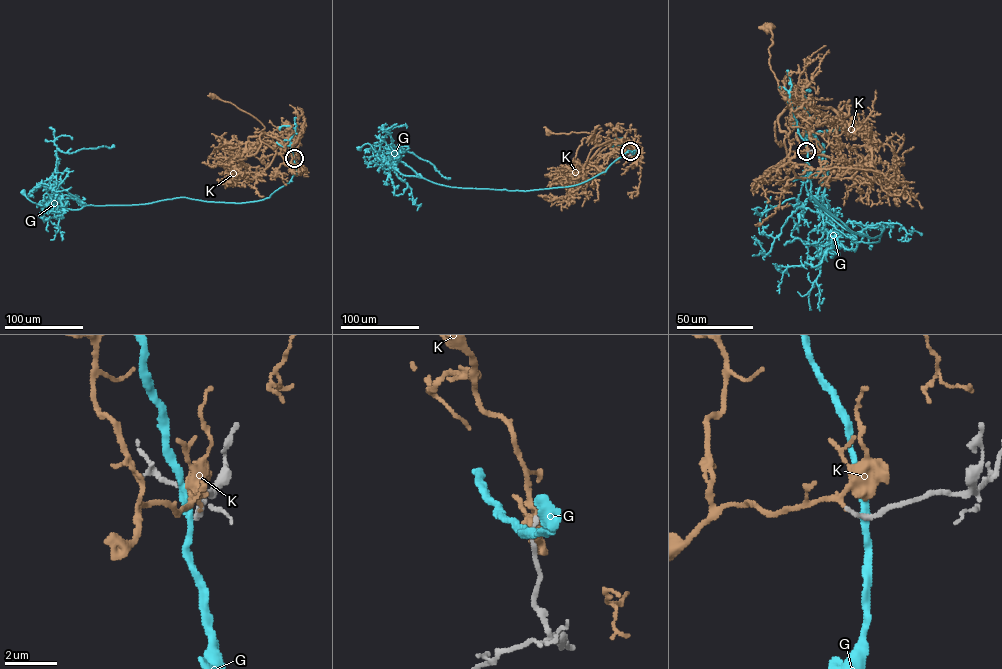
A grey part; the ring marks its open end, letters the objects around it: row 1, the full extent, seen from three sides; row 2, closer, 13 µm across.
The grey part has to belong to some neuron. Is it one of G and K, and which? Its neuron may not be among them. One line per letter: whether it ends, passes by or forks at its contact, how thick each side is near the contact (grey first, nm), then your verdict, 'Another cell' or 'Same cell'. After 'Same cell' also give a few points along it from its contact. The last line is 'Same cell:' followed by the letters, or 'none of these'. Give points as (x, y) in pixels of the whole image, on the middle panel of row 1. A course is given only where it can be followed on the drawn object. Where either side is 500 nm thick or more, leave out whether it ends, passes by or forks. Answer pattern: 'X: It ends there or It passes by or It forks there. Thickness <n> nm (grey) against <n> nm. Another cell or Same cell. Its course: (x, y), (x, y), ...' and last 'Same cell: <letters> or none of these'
G: It passes by. Thickness 220 nm (grey) against 260 nm. Another cell
K: It passes by. Thickness 180 nm (grey) against 100 nm. Same cell. Its course: (630, 151), (627, 143), (598, 137), (595, 141), (598, 143), (601, 137), (590, 133), (548, 132)
Same cell: K

